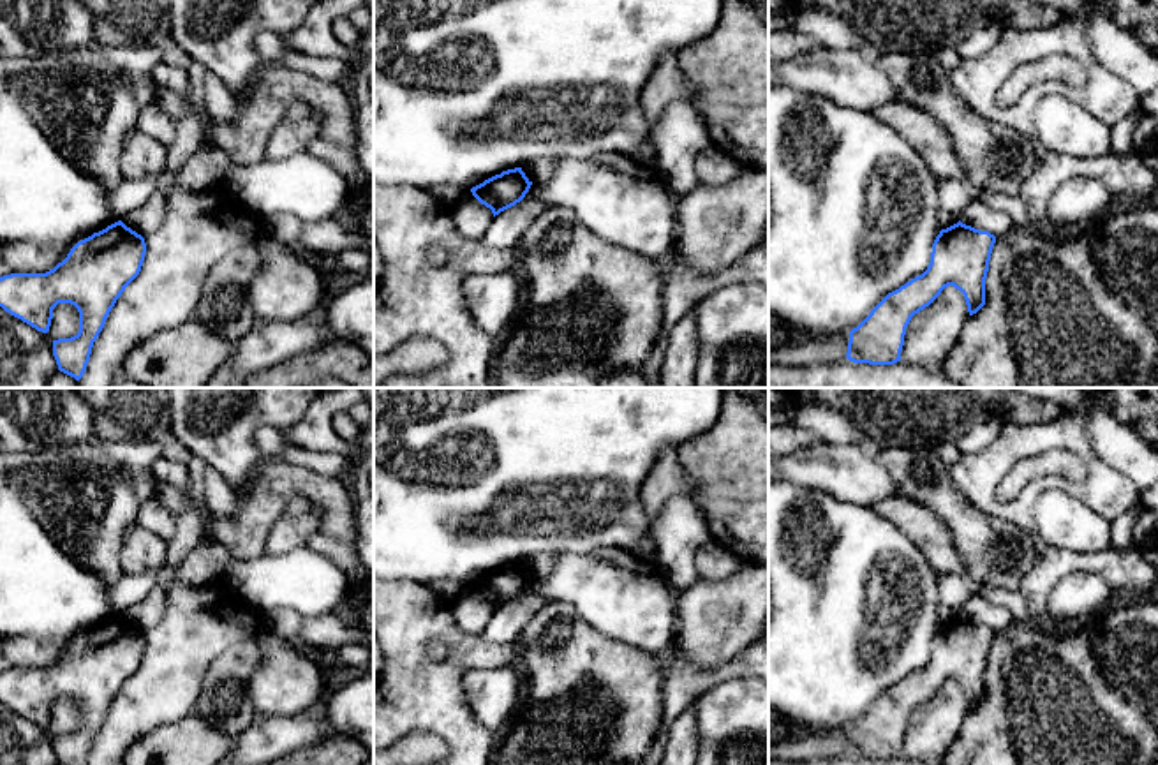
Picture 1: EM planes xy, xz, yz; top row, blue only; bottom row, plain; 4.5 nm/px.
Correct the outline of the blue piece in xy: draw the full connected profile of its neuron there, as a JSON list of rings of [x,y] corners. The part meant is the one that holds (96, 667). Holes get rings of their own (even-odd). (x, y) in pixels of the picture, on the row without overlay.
[[[122,615],[78,636],[67,652],[46,668],[11,668],[0,672],[0,702],[11,710],[48,728],[53,703],[71,698],[79,707],[79,726],[71,733],[53,735],[53,751],[58,765],[86,765],[93,737],[125,682],[139,670],[146,649],[141,629]]]

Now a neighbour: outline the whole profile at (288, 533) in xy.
[[[310,504],[310,509],[300,516],[282,515],[270,531],[266,550],[268,555],[284,555],[301,545],[307,545],[310,536],[319,531],[321,516]]]

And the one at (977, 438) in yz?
[[[994,418],[991,421],[978,423],[962,434],[955,444],[961,453],[978,453],[982,451],[1003,428],[1005,420]]]

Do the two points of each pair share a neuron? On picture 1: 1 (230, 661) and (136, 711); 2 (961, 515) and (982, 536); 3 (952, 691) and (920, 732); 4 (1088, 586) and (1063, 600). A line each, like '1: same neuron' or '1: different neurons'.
1: different neurons
2: same neuron
3: same neuron
4: same neuron

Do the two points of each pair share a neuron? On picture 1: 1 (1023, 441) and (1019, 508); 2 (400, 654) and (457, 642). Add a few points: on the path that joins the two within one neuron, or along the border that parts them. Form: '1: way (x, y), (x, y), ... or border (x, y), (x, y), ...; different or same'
1: way (1002, 462), (989, 475), (989, 497), (998, 506); same
2: way (415, 640), (420, 635), (443, 635); same

